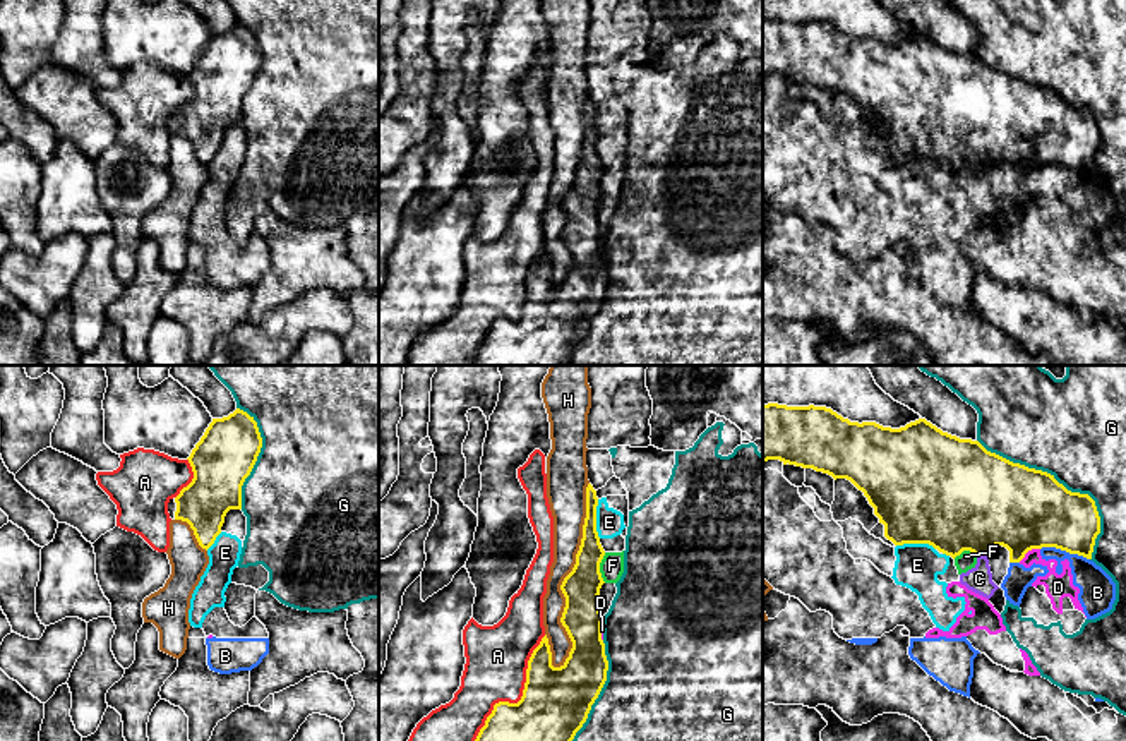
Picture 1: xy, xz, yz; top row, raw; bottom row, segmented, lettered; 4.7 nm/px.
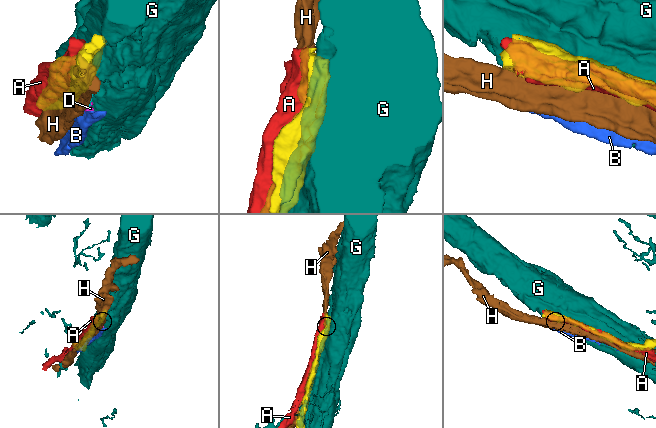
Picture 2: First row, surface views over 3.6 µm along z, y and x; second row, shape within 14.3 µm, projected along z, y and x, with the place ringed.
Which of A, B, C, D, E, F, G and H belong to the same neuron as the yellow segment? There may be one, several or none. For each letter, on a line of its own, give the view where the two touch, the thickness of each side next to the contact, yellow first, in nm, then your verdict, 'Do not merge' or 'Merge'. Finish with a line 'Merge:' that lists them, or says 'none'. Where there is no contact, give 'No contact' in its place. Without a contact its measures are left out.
A: Touches yellow in xz. Thickness 320 nm (yellow) against 300 nm. Do not merge
B: Touches yellow in yz. Thickness 360 nm (yellow) against 170 nm. Do not merge
C: Touches yellow in yz. Thickness 460 nm (yellow) against 120 nm. Do not merge
D: Touches yellow in yz. Thickness 400 nm (yellow) against 120 nm. Do not merge
E: Touches yellow in xz. Thickness 130 nm (yellow) against 130 nm. Do not merge
F: Touches yellow in xz. Thickness 190 nm (yellow) against 110 nm. Do not merge
G: Touches yellow in yz. Thickness 400 nm (yellow) against 440 nm. Do not merge
H: Touches yellow in xz. Thickness 190 nm (yellow) against 140 nm. Do not merge
Merge: none

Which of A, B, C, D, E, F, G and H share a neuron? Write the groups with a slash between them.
A / B C D E F / G / H

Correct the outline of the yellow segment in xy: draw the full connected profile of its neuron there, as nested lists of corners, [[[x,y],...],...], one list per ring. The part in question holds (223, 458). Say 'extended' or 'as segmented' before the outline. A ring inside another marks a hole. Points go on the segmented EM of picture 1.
as segmented; [[[237,408],[223,419],[213,419],[201,441],[187,458],[194,479],[175,497],[175,520],[187,521],[202,549],[209,549],[221,533],[230,509],[242,509],[242,485],[250,475],[262,448],[262,437],[254,417]]]

